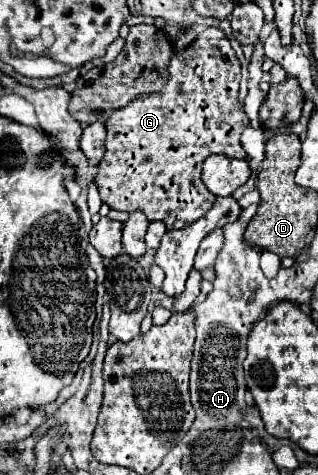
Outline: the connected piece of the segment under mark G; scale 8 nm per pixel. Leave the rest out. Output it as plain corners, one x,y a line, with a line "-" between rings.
202,29
196,41
172,55
168,71
170,81
160,93
134,99
124,109
114,111
106,121
106,153
94,183
110,209
142,211
148,221
164,221
168,229
184,229
202,217
216,199
200,179
204,159
216,153
244,159
240,135
250,125
250,119
238,99
240,61
222,29

